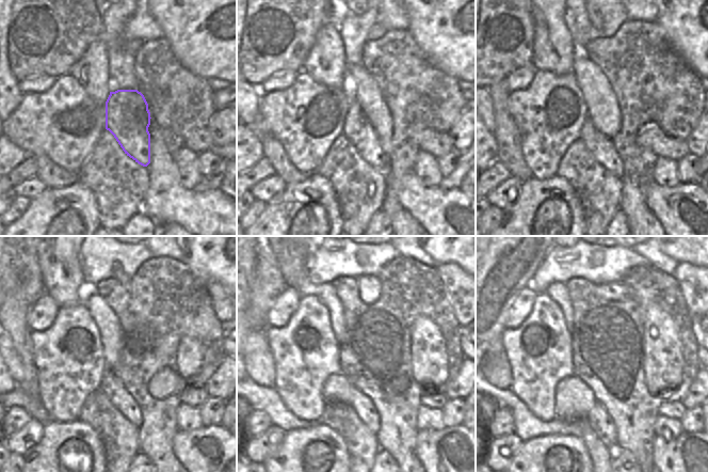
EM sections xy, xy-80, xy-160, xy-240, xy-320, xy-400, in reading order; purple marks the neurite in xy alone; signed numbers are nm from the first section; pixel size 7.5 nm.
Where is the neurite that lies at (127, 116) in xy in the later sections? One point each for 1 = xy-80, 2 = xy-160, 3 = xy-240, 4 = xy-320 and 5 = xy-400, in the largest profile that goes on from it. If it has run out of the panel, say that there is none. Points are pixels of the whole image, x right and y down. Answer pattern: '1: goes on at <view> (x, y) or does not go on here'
1: goes on at xy-80 (357, 128)
2: goes on at xy-160 (600, 146)
3: goes on at xy-240 (112, 386)
4: goes on at xy-320 (361, 404)
5: goes on at xy-400 (598, 419)

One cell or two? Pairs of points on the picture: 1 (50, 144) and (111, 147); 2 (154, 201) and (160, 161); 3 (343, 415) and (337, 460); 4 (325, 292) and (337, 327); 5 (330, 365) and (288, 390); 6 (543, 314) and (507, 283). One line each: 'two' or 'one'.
1: two
2: one
3: two
4: one
5: one
6: two

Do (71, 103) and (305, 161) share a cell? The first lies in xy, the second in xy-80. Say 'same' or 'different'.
same

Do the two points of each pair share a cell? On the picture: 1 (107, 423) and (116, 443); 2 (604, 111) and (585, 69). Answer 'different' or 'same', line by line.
1: same
2: same

